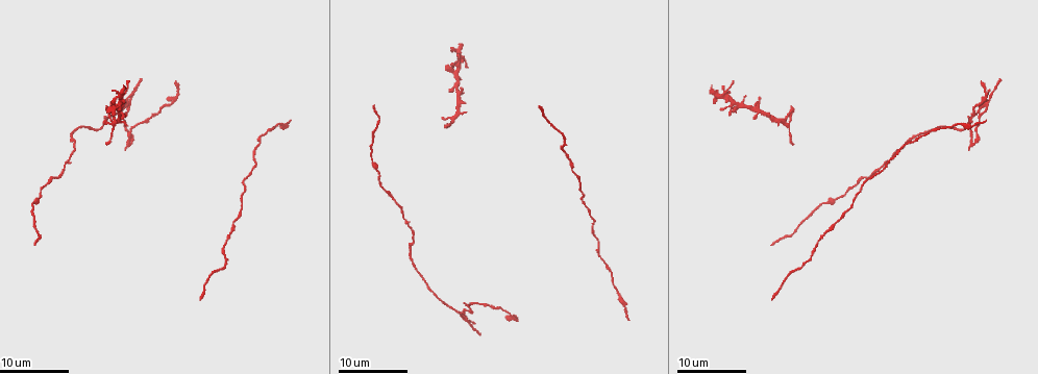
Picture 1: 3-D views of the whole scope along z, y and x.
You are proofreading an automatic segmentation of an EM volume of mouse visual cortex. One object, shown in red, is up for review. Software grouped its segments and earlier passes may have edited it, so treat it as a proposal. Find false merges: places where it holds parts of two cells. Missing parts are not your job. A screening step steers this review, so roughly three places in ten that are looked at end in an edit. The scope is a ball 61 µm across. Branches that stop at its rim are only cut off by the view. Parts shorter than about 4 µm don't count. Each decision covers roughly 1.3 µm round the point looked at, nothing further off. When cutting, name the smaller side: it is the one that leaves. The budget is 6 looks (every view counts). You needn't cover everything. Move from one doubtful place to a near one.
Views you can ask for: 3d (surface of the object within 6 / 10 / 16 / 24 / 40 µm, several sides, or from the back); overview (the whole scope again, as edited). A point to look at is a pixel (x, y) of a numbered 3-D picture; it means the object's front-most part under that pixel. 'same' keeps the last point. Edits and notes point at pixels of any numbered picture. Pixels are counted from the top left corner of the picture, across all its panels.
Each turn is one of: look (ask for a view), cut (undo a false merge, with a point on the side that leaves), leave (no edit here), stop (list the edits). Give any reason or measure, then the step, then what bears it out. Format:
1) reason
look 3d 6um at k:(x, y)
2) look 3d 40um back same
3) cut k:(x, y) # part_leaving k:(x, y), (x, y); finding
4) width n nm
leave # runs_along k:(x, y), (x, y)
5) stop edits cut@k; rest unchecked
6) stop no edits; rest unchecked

look 3d 24um at 1:(615, 289)

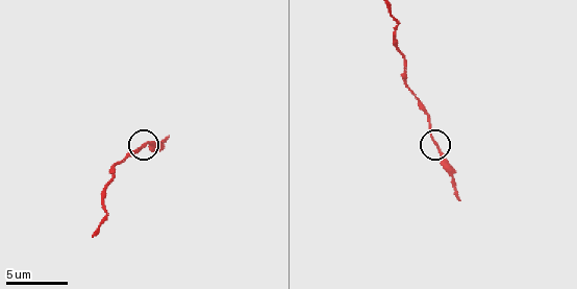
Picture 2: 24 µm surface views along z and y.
look 3d 10um at 2:(435, 143)

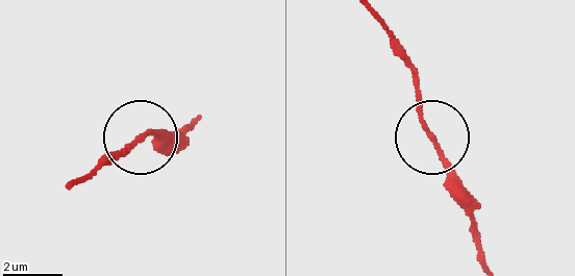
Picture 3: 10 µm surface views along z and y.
cut 3:(147, 133) # part_leaving 3:(419, 118), (485, 265); a second cell is stuck on

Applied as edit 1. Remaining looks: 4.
look overview

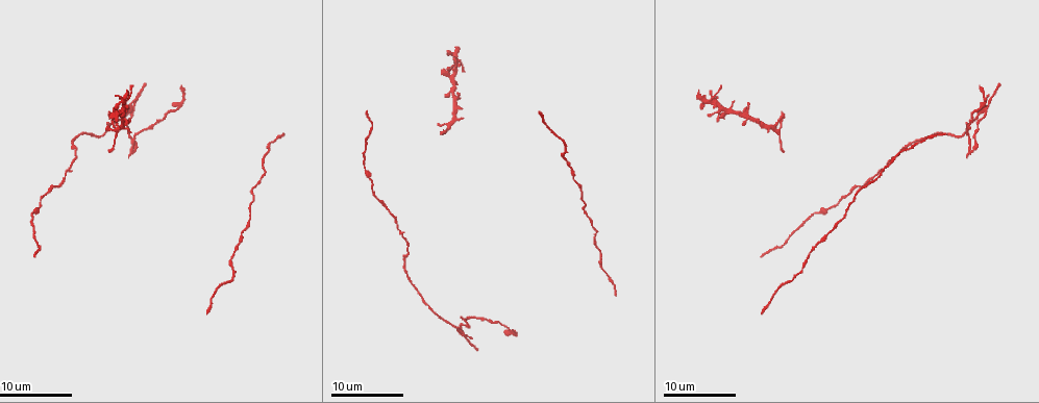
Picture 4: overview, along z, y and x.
sudden change in width
look 3d 16um at 4:(230, 257)

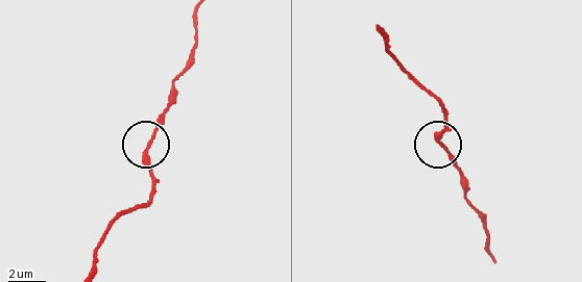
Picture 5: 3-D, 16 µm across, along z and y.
leave # runs_along 5:(197, 16), (191, 67), (146, 151), (150, 196); one cell here

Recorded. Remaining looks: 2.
calibre changes
look 3d 6um at 4:(777, 133)

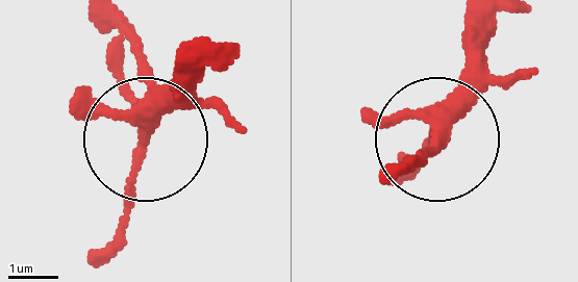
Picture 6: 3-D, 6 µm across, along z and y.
look 3d 6um back at 6:(144, 142)

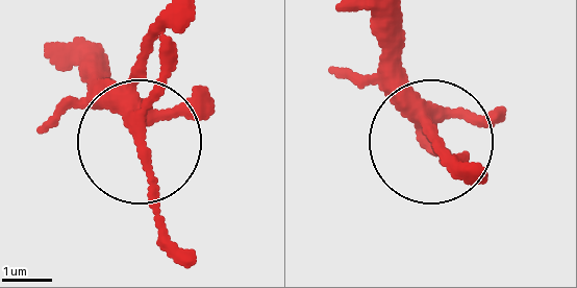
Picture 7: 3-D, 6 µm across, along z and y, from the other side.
arms 4
leave # continuous, no second cell

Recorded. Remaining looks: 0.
stop edits cut@3; rest unchecked

